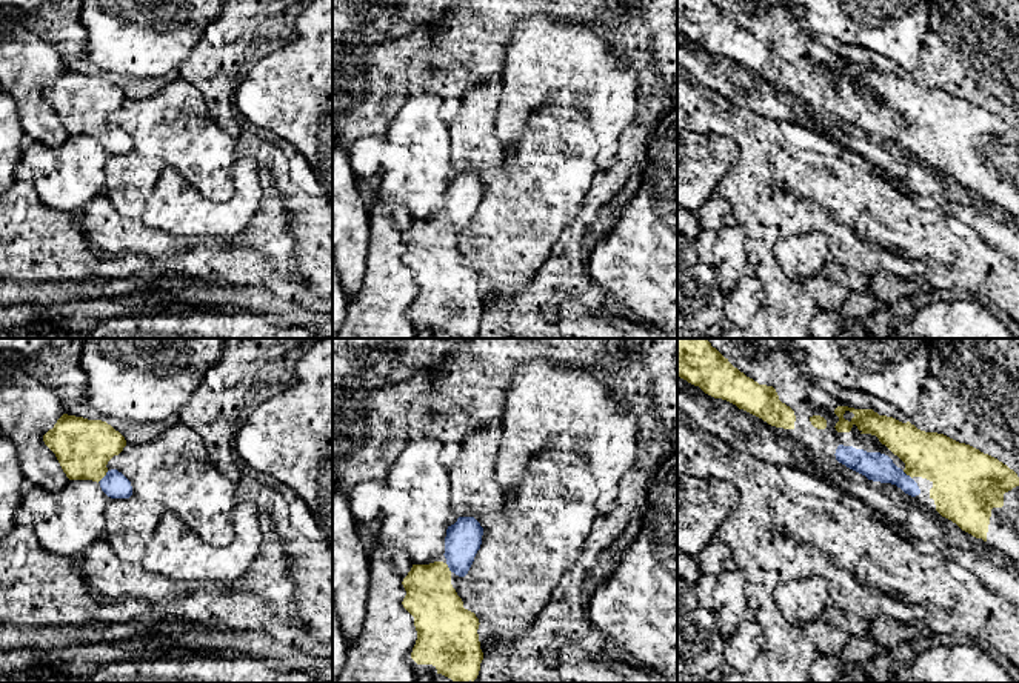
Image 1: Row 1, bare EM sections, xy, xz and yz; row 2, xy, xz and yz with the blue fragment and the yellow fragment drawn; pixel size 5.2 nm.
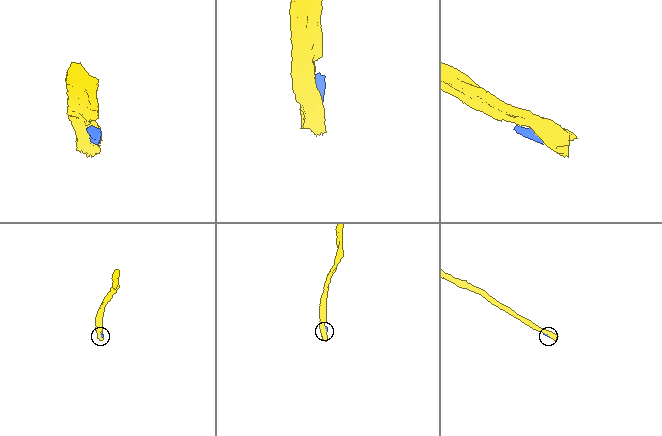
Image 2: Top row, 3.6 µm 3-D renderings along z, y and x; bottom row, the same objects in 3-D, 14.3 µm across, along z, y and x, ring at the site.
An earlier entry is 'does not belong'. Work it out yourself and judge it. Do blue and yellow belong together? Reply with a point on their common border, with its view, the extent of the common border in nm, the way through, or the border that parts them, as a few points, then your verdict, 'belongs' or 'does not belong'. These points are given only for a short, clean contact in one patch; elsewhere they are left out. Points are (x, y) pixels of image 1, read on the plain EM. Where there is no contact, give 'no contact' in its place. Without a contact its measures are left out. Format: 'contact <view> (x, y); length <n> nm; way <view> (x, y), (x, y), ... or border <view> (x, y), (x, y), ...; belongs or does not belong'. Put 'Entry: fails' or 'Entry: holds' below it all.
contact xy (103, 133); length 90 nm; way xy (114, 139), (103, 133), (85, 114), (82, 102); belongs
Entry: fails

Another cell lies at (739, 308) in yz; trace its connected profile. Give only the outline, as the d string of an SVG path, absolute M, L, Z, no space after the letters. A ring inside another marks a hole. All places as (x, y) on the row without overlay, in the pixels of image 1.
M753 274L742 277L731 292L725 295L722 314L727 325L747 328L765 303L763 285Z

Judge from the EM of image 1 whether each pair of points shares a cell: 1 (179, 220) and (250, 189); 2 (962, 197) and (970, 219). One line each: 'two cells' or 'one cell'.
1: one cell
2: two cells

